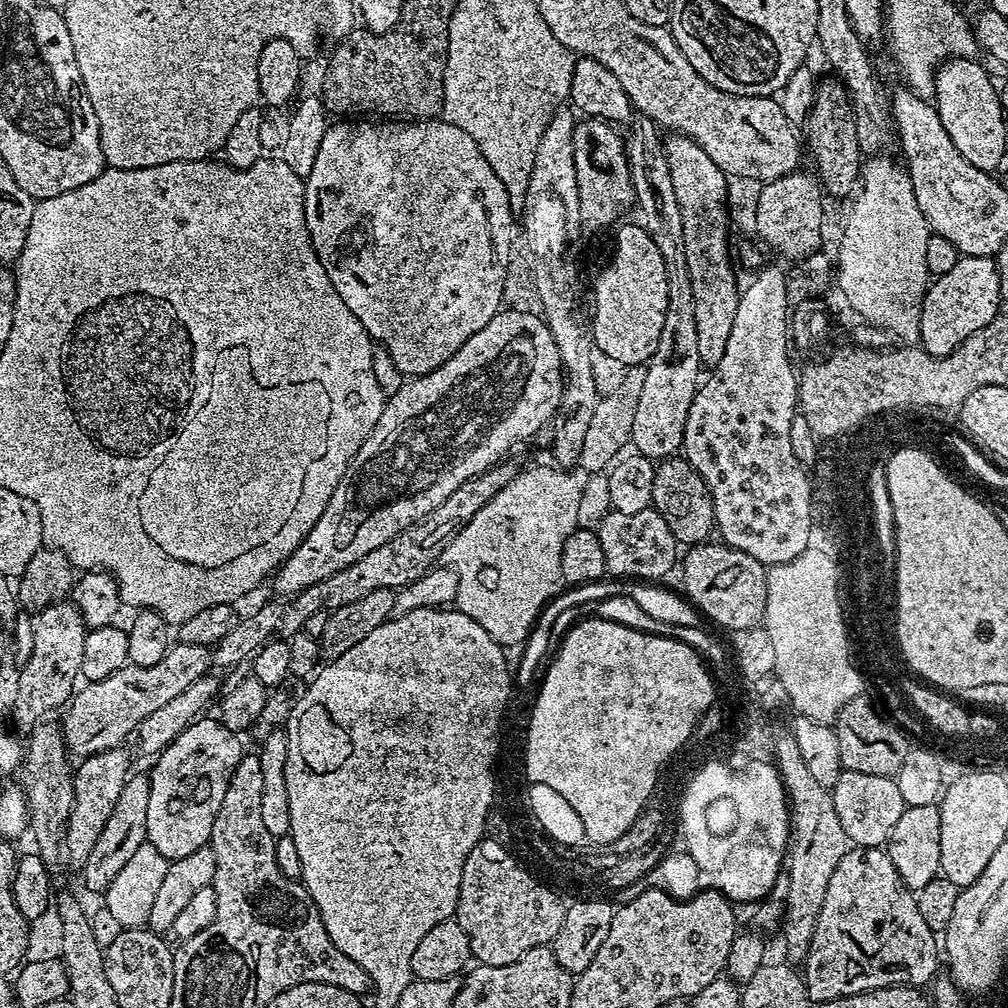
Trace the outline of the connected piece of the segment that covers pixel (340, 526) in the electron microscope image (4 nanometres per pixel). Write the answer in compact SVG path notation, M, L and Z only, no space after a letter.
M507 308L496 312L494 318L490 318L490 322L486 322L486 326L482 326L482 330L478 330L478 334L470 334L470 338L466 338L466 342L462 342L462 347L453 356L446 358L446 362L442 362L442 366L438 366L438 370L425 376L409 379L393 396L391 393L385 399L384 409L374 430L368 435L366 442L362 442L358 454L354 454L344 475L344 481L334 490L330 502L326 502L326 510L322 510L322 518L318 518L318 522L314 522L314 526L308 531L306 538L302 538L299 546L287 556L279 568L275 569L274 581L276 580L278 595L294 598L310 586L314 586L316 582L323 582L332 574L346 570L360 558L366 558L366 554L370 554L370 550L378 550L378 546L386 546L386 542L390 542L395 536L402 534L404 530L414 526L418 521L426 519L434 510L438 510L438 506L442 506L442 502L446 502L446 498L450 498L450 494L454 494L454 490L462 487L467 480L472 480L475 476L483 474L487 468L501 463L507 457L504 455L515 444L530 439L535 432L542 431L544 427L545 431L553 423L562 391L562 365L558 346L554 346L554 334L550 334L543 315L537 314L535 311L533 311L534 313L519 312L516 308Z

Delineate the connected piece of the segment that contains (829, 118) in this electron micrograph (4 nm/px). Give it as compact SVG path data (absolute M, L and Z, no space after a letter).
M837 78L831 80L821 79L816 85L816 97L813 99L812 109L809 110L806 121L808 128L808 140L806 136L806 148L812 151L812 160L816 163L815 171L822 185L823 191L830 197L848 196L852 191L855 193L858 188L858 181L862 176L862 155L858 146L857 131L855 129L855 112L851 106L851 100L844 84Z

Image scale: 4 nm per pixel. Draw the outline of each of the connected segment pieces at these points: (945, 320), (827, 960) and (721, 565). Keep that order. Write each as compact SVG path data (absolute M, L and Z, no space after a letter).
M961 256L946 274L935 277L920 307L920 344L931 356L948 356L966 338L985 328L1001 311L1000 271L990 256Z
M849 847L848 853L838 862L838 870L826 886L826 902L822 902L822 914L818 914L818 926L810 942L808 957L802 962L802 977L805 990L813 1005L823 1006L827 1000L873 992L879 988L894 988L907 985L920 988L931 985L937 975L936 963L942 960L942 948L937 933L926 926L918 911L918 902L913 889L907 888L894 870L894 862L883 847Z
M705 542L689 547L683 553L684 584L688 587L687 599L716 624L729 628L733 634L747 633L764 618L766 582L768 573L765 565L759 564L750 554L742 554L737 548L730 548L723 542Z

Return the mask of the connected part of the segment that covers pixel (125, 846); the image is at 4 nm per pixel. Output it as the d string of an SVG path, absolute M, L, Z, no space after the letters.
M147 775L129 776L126 786L122 786L122 794L118 794L118 802L114 804L114 810L110 812L110 818L106 820L106 826L102 826L102 834L98 834L98 842L94 842L94 850L90 850L90 858L86 858L82 869L84 884L88 888L100 888L107 890L122 874L122 868L126 862L130 862L134 850L142 846L148 839L146 814L149 809L151 782Z

